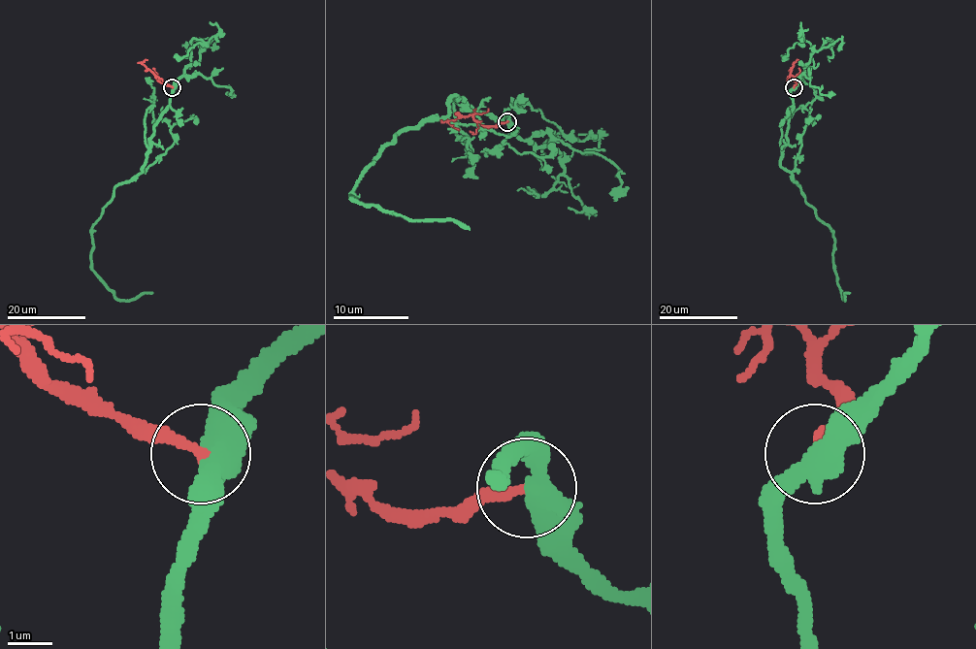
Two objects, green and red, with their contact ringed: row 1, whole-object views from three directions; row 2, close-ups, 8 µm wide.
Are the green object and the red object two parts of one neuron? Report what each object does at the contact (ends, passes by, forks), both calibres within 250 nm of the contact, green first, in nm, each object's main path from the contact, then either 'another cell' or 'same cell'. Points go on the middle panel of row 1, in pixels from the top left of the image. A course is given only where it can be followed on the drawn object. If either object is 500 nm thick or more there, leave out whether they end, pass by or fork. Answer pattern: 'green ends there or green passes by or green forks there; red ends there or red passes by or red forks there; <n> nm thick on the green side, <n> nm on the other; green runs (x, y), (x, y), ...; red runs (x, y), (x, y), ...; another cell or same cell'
550 nm thick on the green side, 240 nm on the other; green runs (506, 122), (454, 96), (444, 116), (405, 128), (356, 184), (354, 199), (406, 220), (450, 220), (469, 229); red runs (506, 122), (488, 126), (471, 114), (448, 122), (459, 130); another cell

